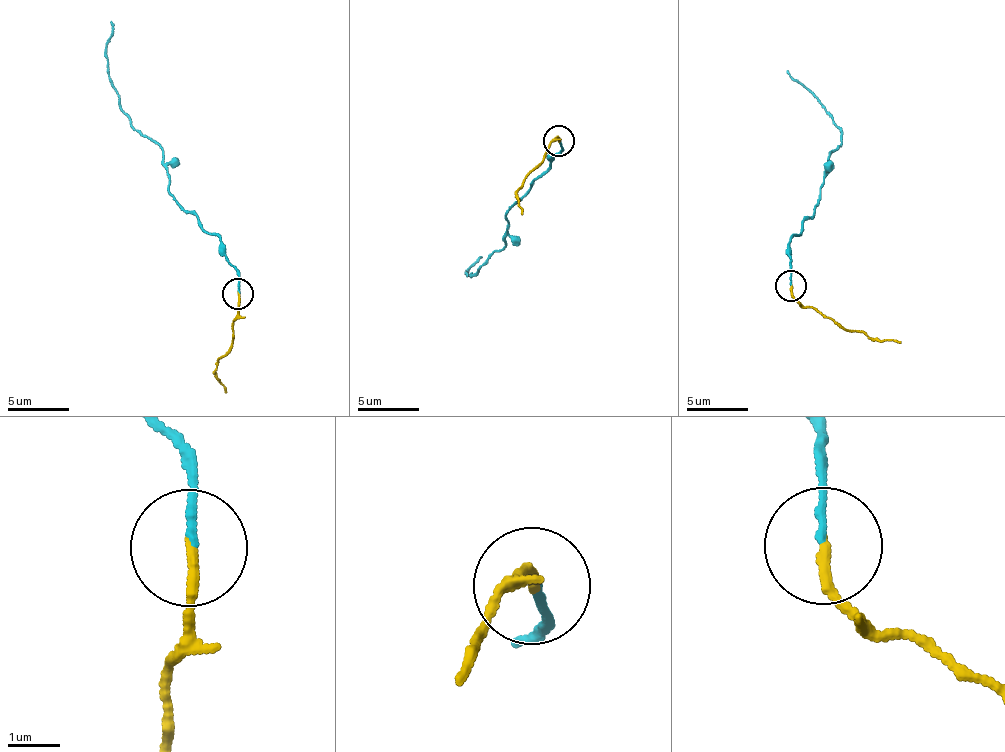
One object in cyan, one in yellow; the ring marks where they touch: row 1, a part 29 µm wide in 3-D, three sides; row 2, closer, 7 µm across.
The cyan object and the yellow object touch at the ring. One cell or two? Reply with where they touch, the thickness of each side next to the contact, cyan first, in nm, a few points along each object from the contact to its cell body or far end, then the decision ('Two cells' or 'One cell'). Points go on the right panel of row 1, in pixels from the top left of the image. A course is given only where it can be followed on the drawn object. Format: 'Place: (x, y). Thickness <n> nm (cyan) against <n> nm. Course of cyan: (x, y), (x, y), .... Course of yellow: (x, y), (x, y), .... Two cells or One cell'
Place: (791, 286). Thickness 110 nm (cyan) against 190 nm. Course of cyan: (791, 284), (788, 240), (799, 235), (801, 220), (817, 205), (831, 150), (842, 142), (843, 131), (786, 70). Course of yellow: (792, 285), (792, 294), (804, 305), (873, 339), (900, 343). Two cells

